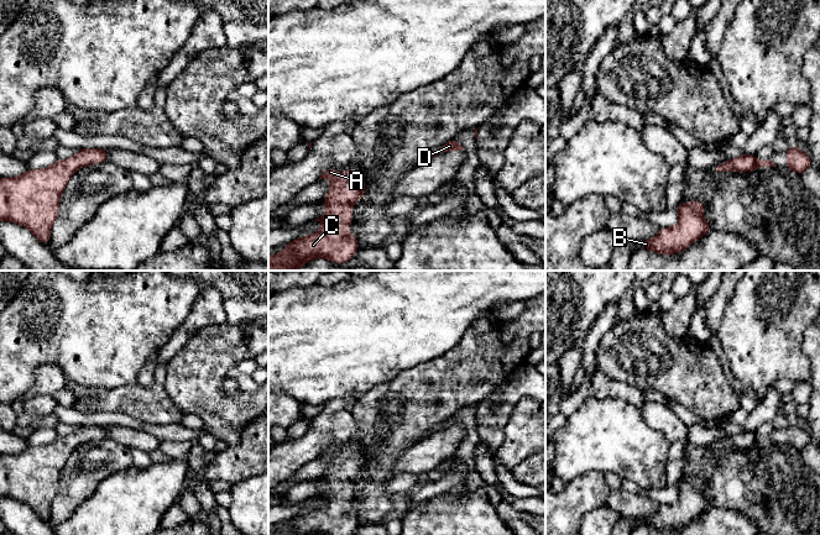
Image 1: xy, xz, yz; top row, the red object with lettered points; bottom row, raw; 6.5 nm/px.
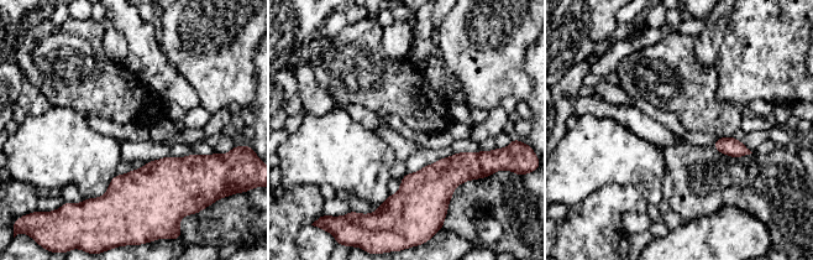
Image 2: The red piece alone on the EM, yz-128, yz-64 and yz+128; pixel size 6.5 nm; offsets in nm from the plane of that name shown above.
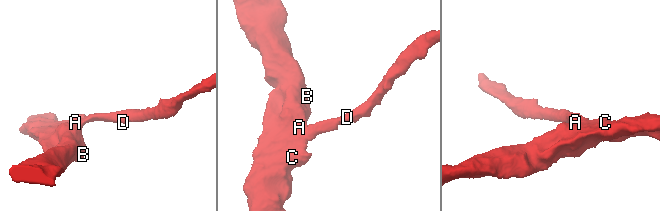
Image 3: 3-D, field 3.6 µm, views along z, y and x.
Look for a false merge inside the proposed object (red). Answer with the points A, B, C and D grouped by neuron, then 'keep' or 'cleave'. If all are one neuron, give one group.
A B C D | keep

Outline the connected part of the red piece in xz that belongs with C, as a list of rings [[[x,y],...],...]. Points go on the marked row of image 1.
[[[334,166],[319,177],[319,179],[324,178],[331,180],[328,195],[320,200],[320,203],[327,205],[327,210],[323,216],[314,220],[323,222],[324,227],[303,238],[293,240],[286,245],[283,251],[275,256],[268,256],[268,269],[298,271],[304,263],[308,263],[313,258],[327,258],[334,263],[348,263],[360,250],[357,246],[357,236],[351,235],[348,229],[352,222],[352,204],[364,198],[364,190],[366,189],[365,180],[354,168],[348,168],[343,174],[336,175]]]

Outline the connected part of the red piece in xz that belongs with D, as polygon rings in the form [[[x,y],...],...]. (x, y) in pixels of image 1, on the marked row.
[[[453,138],[451,141],[446,142],[445,145],[443,145],[442,147],[434,150],[432,153],[427,154],[424,158],[423,158],[423,162],[424,161],[429,161],[432,159],[433,157],[438,156],[438,154],[442,154],[444,152],[449,152],[449,151],[465,151],[464,147],[455,140]]]

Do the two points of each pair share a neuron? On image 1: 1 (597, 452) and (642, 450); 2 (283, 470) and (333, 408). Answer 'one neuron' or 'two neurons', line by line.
1: one neuron
2: one neuron

